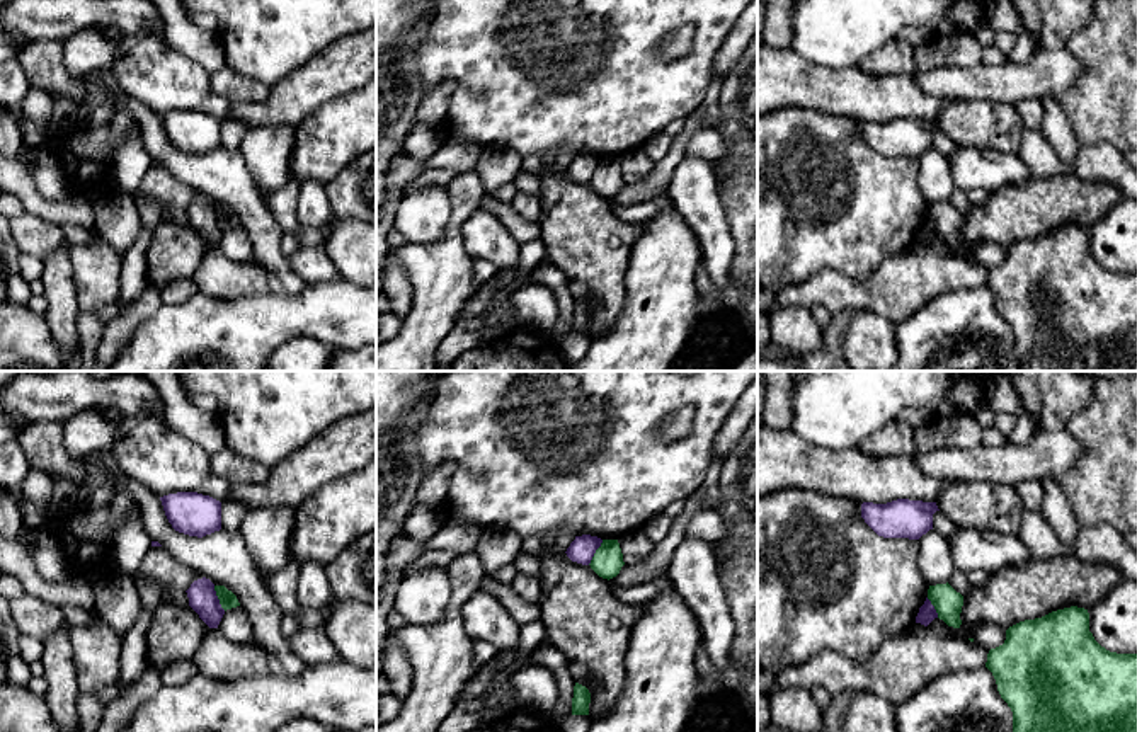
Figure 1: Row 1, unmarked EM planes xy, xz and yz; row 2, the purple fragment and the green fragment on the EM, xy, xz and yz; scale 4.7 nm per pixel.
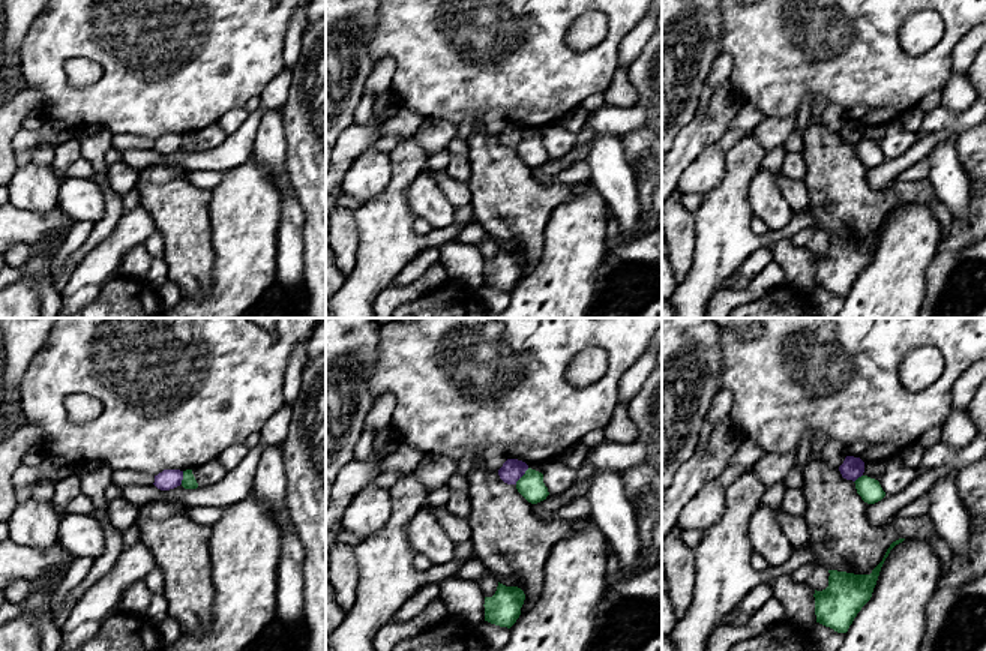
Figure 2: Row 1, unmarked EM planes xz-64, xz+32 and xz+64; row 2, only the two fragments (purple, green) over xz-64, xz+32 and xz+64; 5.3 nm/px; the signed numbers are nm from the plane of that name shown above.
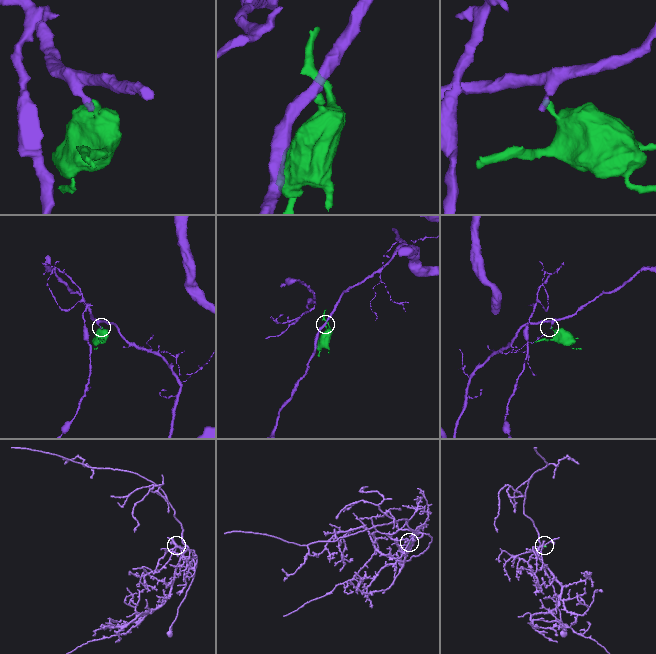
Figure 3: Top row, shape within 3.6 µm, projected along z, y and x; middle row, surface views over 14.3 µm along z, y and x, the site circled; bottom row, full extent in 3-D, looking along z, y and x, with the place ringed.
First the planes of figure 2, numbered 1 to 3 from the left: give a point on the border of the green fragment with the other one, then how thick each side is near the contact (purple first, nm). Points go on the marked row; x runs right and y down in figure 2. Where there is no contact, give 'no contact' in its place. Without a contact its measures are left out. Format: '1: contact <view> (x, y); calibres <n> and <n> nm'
1: contact xz-64 (182, 477); calibres 110 and 70 nm
2: contact xz+32 (523, 474); calibres 120 and 140 nm
3: contact xz+64 (857, 477); calibres 120 and 120 nm

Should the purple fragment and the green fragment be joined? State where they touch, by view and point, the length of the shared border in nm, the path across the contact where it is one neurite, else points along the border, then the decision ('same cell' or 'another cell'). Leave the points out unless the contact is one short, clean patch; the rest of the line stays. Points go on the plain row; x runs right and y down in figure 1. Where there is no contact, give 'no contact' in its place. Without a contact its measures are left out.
contact xy (217, 217); length 130 nm; border xy (213, 205), (218, 222), (225, 228); another cell

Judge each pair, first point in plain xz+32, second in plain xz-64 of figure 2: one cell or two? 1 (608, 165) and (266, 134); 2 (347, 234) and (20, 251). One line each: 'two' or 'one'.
1: one
2: one

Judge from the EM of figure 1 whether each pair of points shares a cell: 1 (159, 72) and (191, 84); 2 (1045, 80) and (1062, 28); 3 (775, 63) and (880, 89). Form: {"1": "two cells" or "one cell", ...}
{"1": "one cell", "2": "two cells", "3": "one cell"}

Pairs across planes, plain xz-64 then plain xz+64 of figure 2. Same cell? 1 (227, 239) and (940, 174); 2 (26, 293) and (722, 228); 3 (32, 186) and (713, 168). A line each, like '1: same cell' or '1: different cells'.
1: different cells
2: same cell
3: same cell

